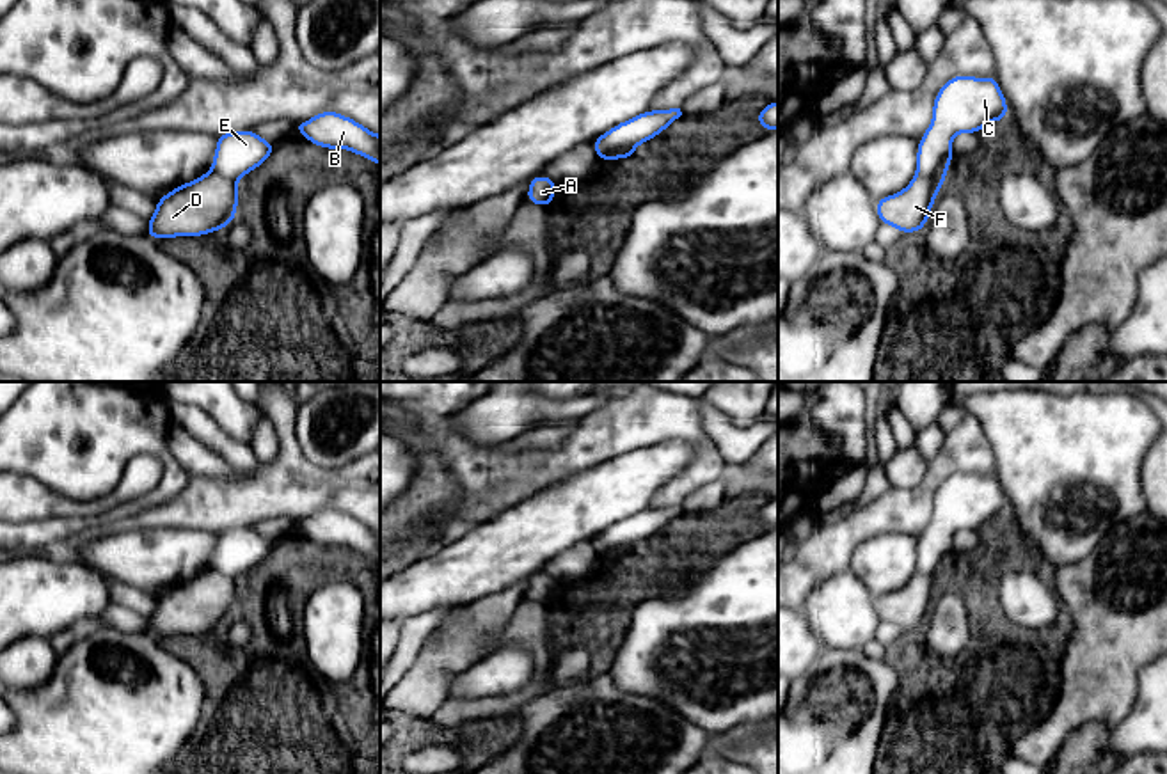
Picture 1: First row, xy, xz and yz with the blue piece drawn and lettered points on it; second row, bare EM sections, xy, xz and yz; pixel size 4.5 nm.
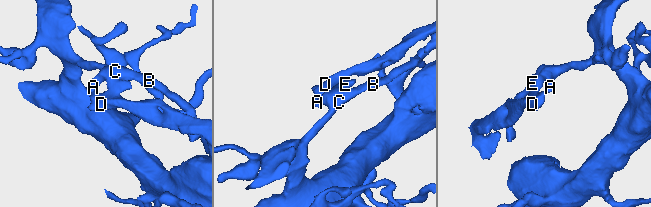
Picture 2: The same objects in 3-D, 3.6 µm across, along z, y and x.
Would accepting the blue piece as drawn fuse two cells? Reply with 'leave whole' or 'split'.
split

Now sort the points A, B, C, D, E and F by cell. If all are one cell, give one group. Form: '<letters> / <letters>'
A B C / D E F

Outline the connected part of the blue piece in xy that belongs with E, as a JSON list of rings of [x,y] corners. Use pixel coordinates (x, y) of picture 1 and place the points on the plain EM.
[[[252,527],[227,529],[226,541],[217,545],[213,559],[224,566],[210,566],[204,573],[176,584],[156,596],[156,609],[147,614],[144,634],[178,636],[204,634],[226,627],[238,607],[238,577],[263,563],[274,550],[274,540]]]

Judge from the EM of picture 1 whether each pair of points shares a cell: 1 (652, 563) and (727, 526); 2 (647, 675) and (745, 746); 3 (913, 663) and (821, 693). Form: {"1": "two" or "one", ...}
{"1": "one", "2": "two", "3": "two"}

